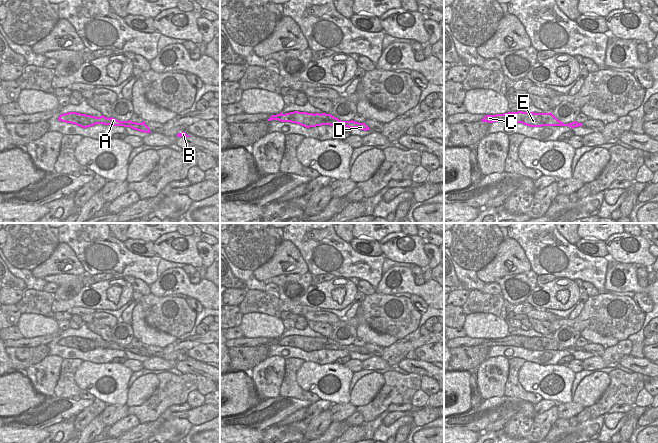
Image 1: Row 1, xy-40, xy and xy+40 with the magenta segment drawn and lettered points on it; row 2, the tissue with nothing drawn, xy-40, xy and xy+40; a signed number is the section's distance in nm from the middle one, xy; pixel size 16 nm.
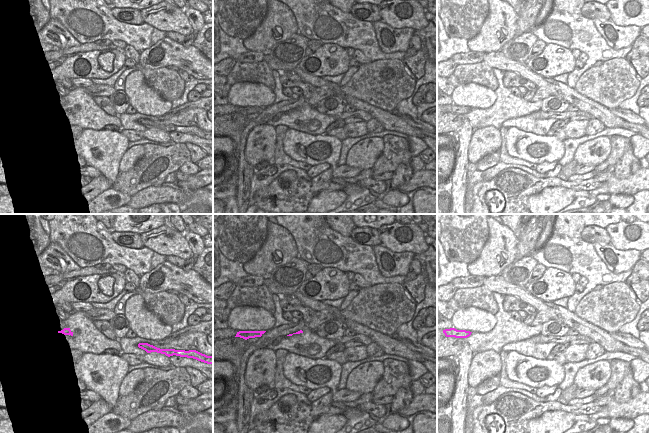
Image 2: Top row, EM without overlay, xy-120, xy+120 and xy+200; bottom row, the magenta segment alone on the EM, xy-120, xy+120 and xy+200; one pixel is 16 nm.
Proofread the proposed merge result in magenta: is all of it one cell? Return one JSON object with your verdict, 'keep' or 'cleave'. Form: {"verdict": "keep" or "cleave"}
{"verdict": "keep"}

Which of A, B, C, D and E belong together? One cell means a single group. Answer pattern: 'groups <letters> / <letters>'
groups A B C D E

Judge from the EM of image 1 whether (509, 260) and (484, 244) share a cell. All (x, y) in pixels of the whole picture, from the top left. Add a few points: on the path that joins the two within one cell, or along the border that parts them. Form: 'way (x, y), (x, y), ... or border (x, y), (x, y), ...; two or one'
border (504, 238), (498, 247), (496, 255), (481, 269); two

